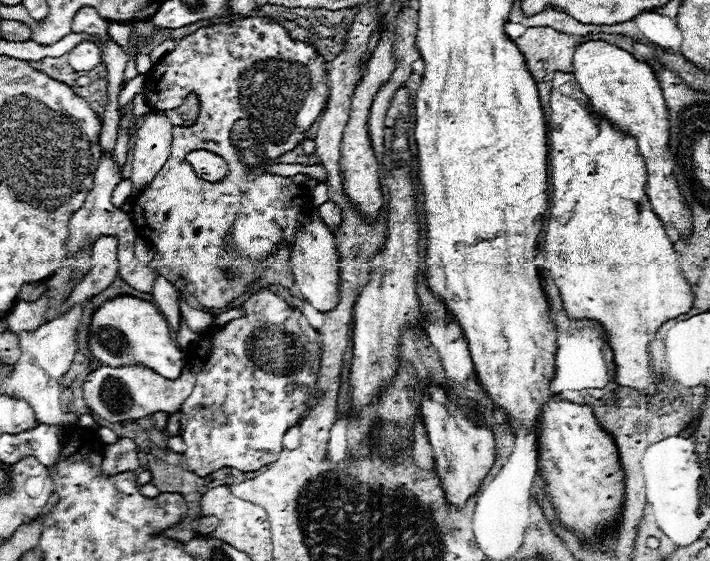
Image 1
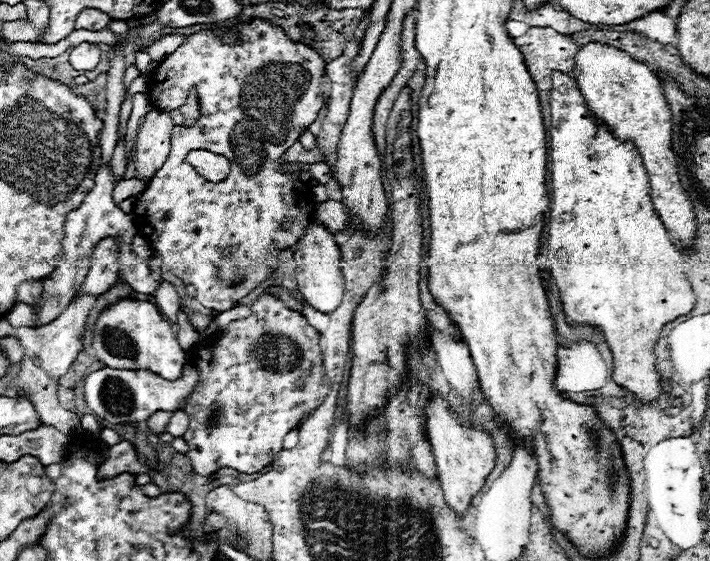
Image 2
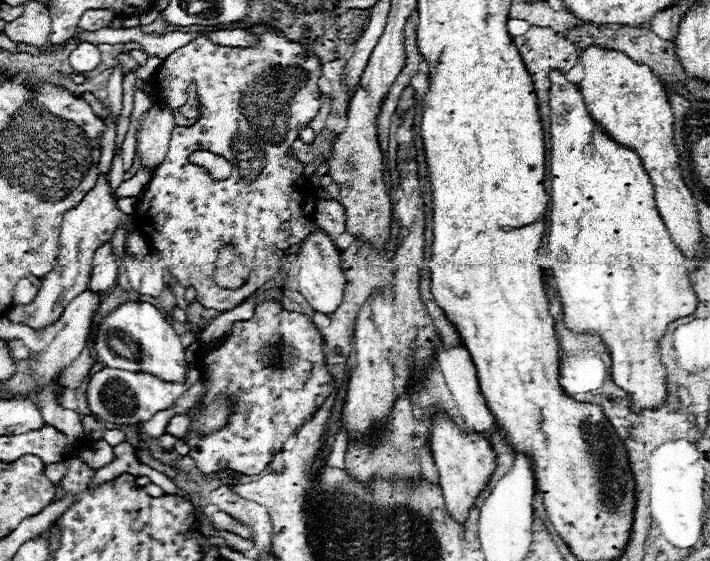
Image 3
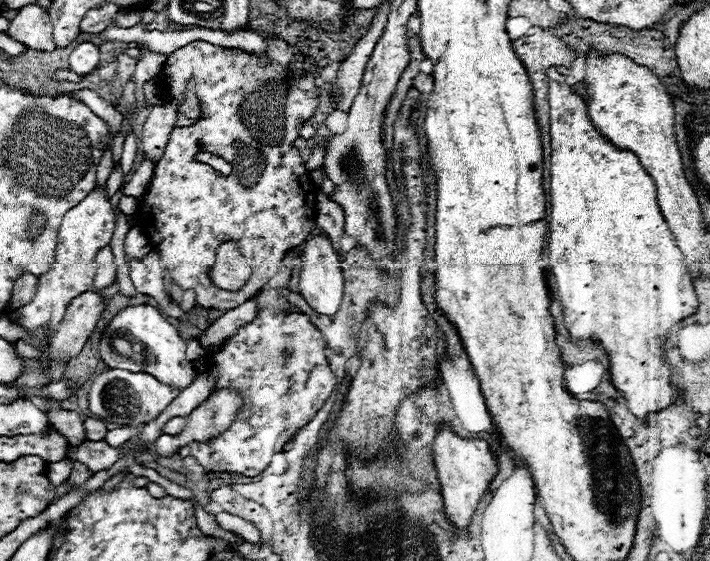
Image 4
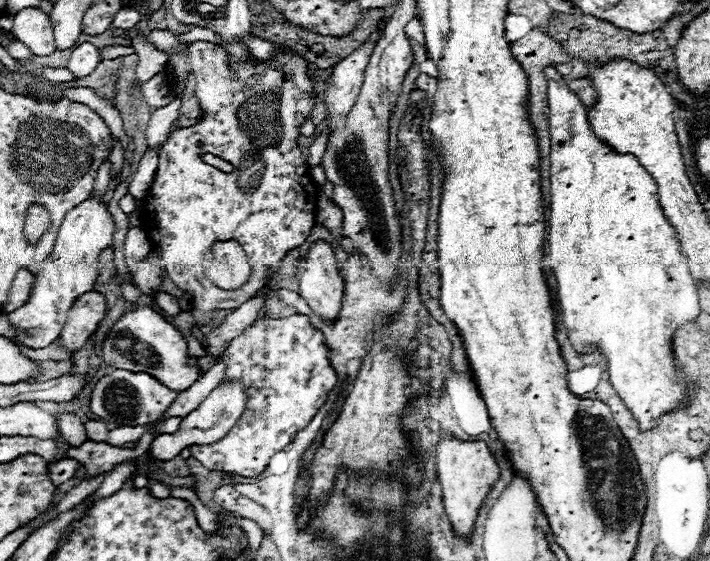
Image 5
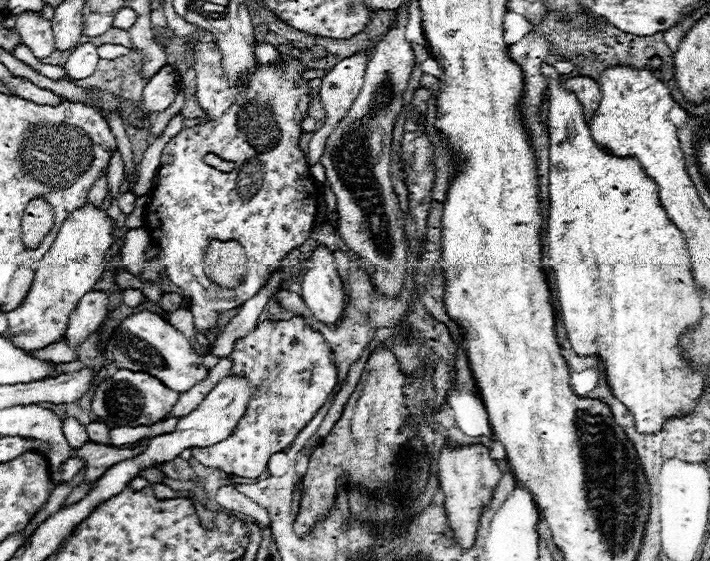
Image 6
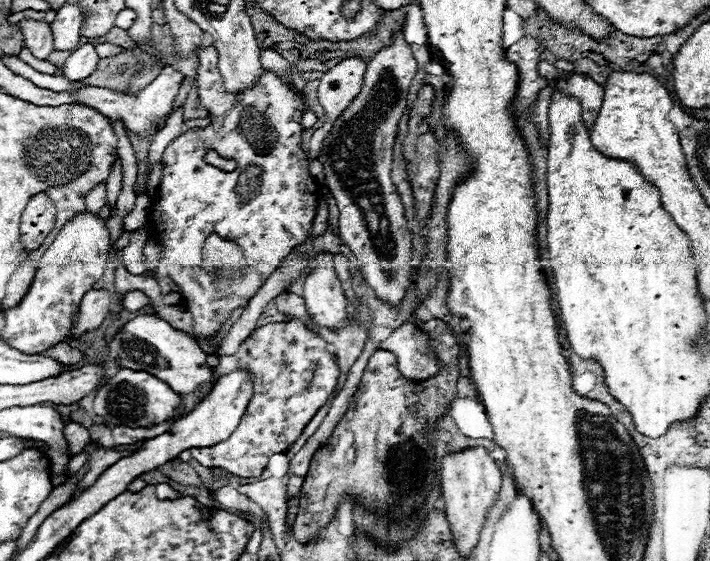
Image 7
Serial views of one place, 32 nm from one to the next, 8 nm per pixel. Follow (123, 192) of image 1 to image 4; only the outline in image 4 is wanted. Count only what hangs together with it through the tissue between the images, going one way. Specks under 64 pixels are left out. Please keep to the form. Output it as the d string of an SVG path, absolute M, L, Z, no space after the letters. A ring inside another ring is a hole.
M144 158L138 166L138 170L132 174L130 182L124 186L124 196L134 196L134 198L142 198L152 182L152 176L154 176L154 168L156 168L156 162L150 160L150 158Z

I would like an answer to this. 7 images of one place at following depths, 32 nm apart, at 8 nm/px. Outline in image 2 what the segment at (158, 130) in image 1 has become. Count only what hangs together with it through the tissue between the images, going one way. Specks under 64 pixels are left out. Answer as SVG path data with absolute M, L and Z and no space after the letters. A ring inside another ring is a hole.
M153 107L144 119L142 128L137 133L137 144L134 152L134 177L146 182L156 174L156 170L164 164L170 152L174 122L168 110Z

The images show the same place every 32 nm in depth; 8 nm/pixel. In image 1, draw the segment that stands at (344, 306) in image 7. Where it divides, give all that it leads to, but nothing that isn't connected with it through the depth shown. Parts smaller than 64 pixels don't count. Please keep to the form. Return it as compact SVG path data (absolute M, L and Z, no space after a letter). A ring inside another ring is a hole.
M316 210L310 212L310 216L304 220L302 230L296 234L290 260L292 260L294 280L302 298L320 312L330 312L332 308L336 308L340 300L340 262L338 262L336 242L334 234L328 230L326 224L322 224Z

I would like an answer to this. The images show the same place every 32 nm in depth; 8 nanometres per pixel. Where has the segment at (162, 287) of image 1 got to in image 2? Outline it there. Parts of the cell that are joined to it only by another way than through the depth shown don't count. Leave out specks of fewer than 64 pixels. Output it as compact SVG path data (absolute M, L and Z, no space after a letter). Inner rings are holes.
M162 282L160 290L156 294L156 304L158 304L160 312L174 324L176 322L176 312L180 310L180 302L178 302L178 294L176 294L172 284Z

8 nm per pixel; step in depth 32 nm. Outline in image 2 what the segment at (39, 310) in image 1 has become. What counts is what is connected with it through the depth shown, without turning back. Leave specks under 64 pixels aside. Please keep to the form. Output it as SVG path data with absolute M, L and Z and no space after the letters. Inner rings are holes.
M16 304L6 312L6 320L12 326L32 326L34 320L34 312L28 304Z

